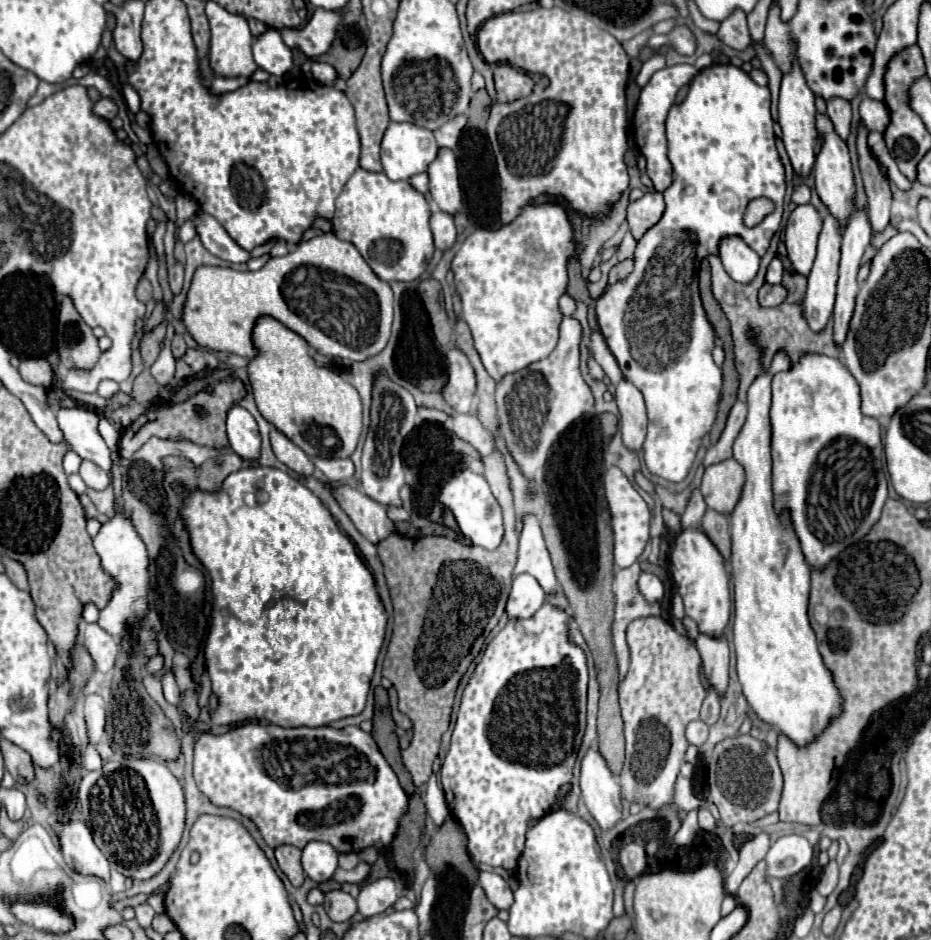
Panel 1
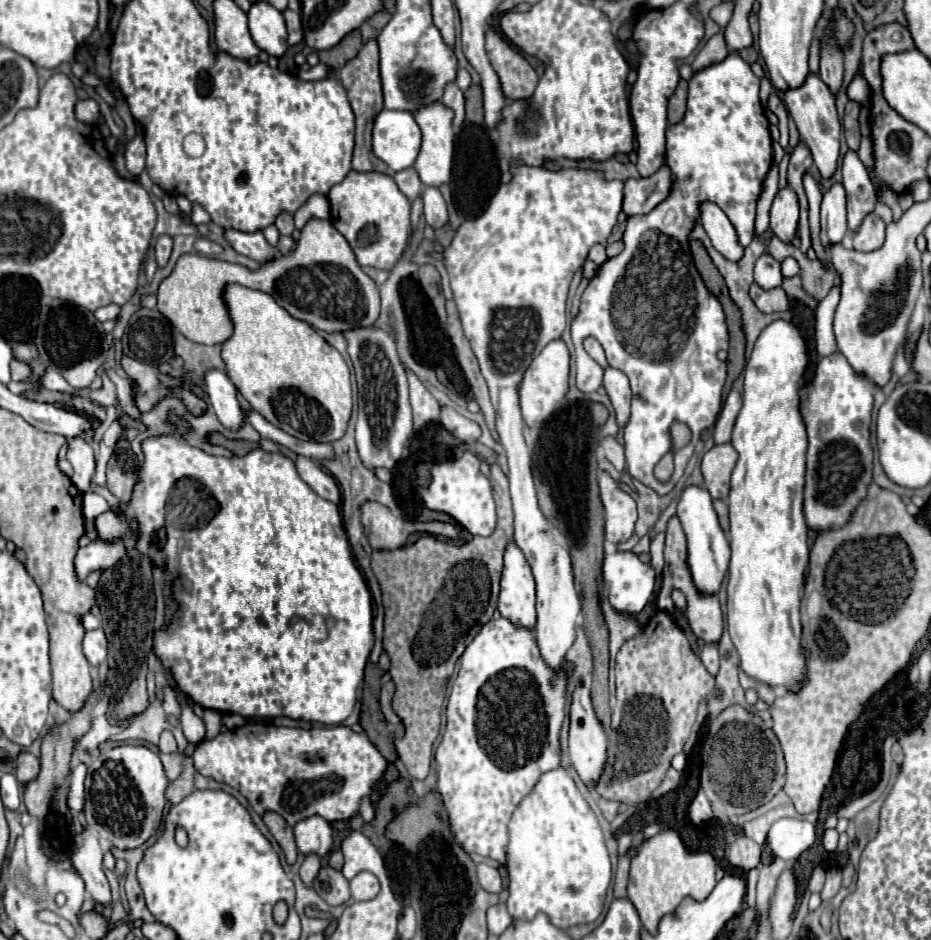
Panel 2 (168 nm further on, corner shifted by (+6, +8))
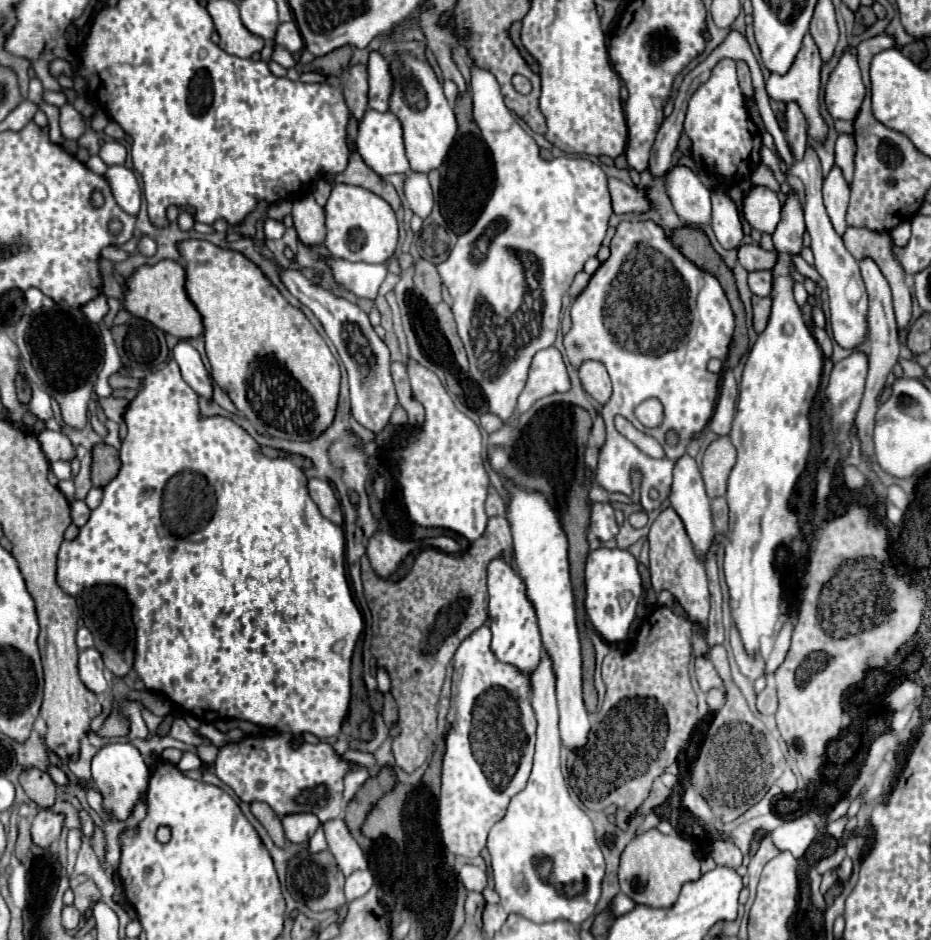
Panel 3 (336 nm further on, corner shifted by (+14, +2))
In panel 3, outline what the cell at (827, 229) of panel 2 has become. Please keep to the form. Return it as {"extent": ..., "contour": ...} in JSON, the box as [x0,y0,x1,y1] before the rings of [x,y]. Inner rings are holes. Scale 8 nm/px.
{"extent":[824,166,850,232],"contour":[[[834,166],[830,174],[824,178],[824,206],[832,220],[836,232],[846,230],[846,208],[850,200],[850,184],[846,182],[842,170]]]}

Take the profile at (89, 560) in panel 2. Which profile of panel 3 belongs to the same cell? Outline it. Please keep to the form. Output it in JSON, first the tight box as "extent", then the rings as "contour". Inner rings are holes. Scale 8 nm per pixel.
{"extent":[58,360,362,740],"contour":[[[168,360],[164,368],[144,378],[142,390],[128,404],[124,422],[128,434],[120,446],[120,470],[104,486],[102,502],[92,510],[90,520],[80,528],[74,540],[64,540],[58,552],[58,586],[76,596],[86,586],[106,584],[120,586],[132,602],[132,622],[136,626],[134,670],[148,690],[166,696],[194,714],[202,722],[220,718],[240,718],[262,728],[278,728],[280,732],[310,732],[320,740],[340,734],[342,720],[350,702],[350,658],[356,640],[362,634],[362,614],[358,612],[346,576],[344,530],[326,520],[312,502],[306,488],[306,474],[288,458],[268,458],[260,452],[260,444],[236,422],[224,416],[200,416],[198,394],[182,380],[178,364]]]}

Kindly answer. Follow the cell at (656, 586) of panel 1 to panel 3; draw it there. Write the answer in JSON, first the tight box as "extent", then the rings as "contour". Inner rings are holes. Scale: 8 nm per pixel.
{"extent":[586,548,642,644],"contour":[[[598,548],[586,560],[586,614],[598,634],[608,644],[626,640],[628,628],[636,616],[636,606],[642,596],[642,582],[638,574],[638,560],[620,548]]]}

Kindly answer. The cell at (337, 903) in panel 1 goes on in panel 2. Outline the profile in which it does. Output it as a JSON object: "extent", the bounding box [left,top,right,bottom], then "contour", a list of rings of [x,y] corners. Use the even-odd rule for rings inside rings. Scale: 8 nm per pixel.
{"extent":[314,866,350,906],"contour":[[[330,866],[320,868],[320,872],[314,880],[314,890],[330,906],[340,906],[350,900],[348,880],[342,876],[342,872],[332,870]]]}

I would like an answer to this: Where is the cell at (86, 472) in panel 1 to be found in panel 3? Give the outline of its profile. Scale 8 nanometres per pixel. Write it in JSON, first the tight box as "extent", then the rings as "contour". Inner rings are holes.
{"extent":[38,430,74,462],"contour":[[[42,430],[38,434],[38,442],[40,442],[42,452],[46,454],[46,458],[50,462],[54,462],[54,458],[66,458],[66,460],[70,460],[74,456],[74,446],[72,446],[72,442],[62,432]]]}

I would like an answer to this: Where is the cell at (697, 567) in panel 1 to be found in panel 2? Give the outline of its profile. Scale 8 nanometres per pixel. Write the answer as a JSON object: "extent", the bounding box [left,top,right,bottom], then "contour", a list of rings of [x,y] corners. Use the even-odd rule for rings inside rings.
{"extent":[678,486,730,594],"contour":[[[688,486],[684,488],[678,500],[678,518],[684,528],[688,540],[688,570],[692,574],[692,582],[700,594],[716,594],[722,586],[724,574],[728,570],[730,560],[730,546],[728,540],[718,524],[716,512],[712,508],[712,498],[702,486]]]}

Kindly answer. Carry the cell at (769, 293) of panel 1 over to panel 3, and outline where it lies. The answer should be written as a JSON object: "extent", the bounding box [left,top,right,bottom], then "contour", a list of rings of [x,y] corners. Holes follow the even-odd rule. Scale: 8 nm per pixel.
{"extent":[752,296,772,334],"contour":[[[758,296],[752,298],[756,334],[760,334],[766,328],[766,322],[768,322],[768,316],[770,316],[770,302],[772,302],[772,298],[768,298],[768,296],[766,298],[758,298]]]}

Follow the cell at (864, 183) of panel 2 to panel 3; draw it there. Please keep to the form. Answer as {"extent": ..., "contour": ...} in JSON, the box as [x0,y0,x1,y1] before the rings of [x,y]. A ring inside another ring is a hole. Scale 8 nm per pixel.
{"extent":[836,134,856,182],"contour":[[[840,134],[836,140],[836,164],[842,168],[844,178],[848,182],[852,182],[854,174],[854,154],[856,154],[854,138],[850,134]]]}

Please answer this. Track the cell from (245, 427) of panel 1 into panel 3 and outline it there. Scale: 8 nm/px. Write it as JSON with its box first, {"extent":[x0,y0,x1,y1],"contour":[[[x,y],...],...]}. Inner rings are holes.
{"extent":[172,340,212,398],"contour":[[[180,340],[172,348],[172,356],[180,366],[180,374],[184,382],[196,390],[204,398],[212,398],[212,378],[208,370],[204,368],[198,350],[190,344],[190,340]]]}

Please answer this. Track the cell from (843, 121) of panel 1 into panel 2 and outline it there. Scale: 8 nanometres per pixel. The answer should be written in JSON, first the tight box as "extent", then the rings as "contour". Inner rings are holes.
{"extent":[820,40,842,96],"contour":[[[828,40],[820,52],[820,80],[836,96],[842,86],[842,52],[836,48],[834,40]]]}

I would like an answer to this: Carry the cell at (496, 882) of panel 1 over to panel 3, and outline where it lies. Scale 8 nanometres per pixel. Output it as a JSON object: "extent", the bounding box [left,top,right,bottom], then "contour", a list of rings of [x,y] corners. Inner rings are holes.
{"extent":[458,864,488,892],"contour":[[[472,864],[462,866],[458,872],[458,878],[462,880],[466,890],[474,890],[474,892],[482,892],[486,888],[486,880],[488,880],[486,872],[480,870],[478,866],[472,866]]]}

